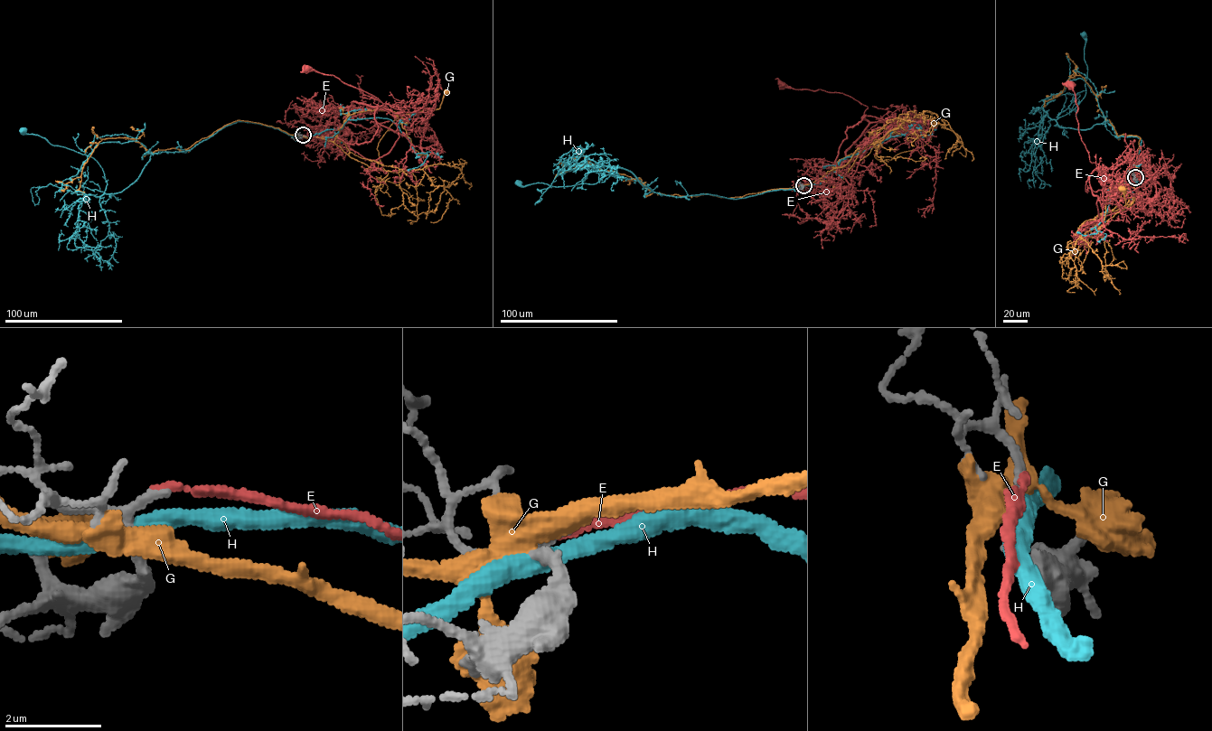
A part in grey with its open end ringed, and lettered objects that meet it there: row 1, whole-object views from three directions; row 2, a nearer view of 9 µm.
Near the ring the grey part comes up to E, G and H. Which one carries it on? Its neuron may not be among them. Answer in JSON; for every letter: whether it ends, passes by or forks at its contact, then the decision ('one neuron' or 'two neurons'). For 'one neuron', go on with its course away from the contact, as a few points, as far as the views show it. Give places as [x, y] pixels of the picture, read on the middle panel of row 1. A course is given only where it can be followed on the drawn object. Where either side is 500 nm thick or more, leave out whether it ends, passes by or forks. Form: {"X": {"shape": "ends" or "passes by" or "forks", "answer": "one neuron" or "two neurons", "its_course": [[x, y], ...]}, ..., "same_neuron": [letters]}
{"E": {"shape": "ends", "answer": "one neuron", "its_course": [[803, 185], [833, 190], [840, 183], [838, 170], [868, 124], [868, 107], [842, 93], [782, 84]]}, "G": {"shape": "forks", "answer": "two neurons"}, "H": {"shape": "passes by", "answer": "two neurons"}, "same_neuron": ["E"]}

